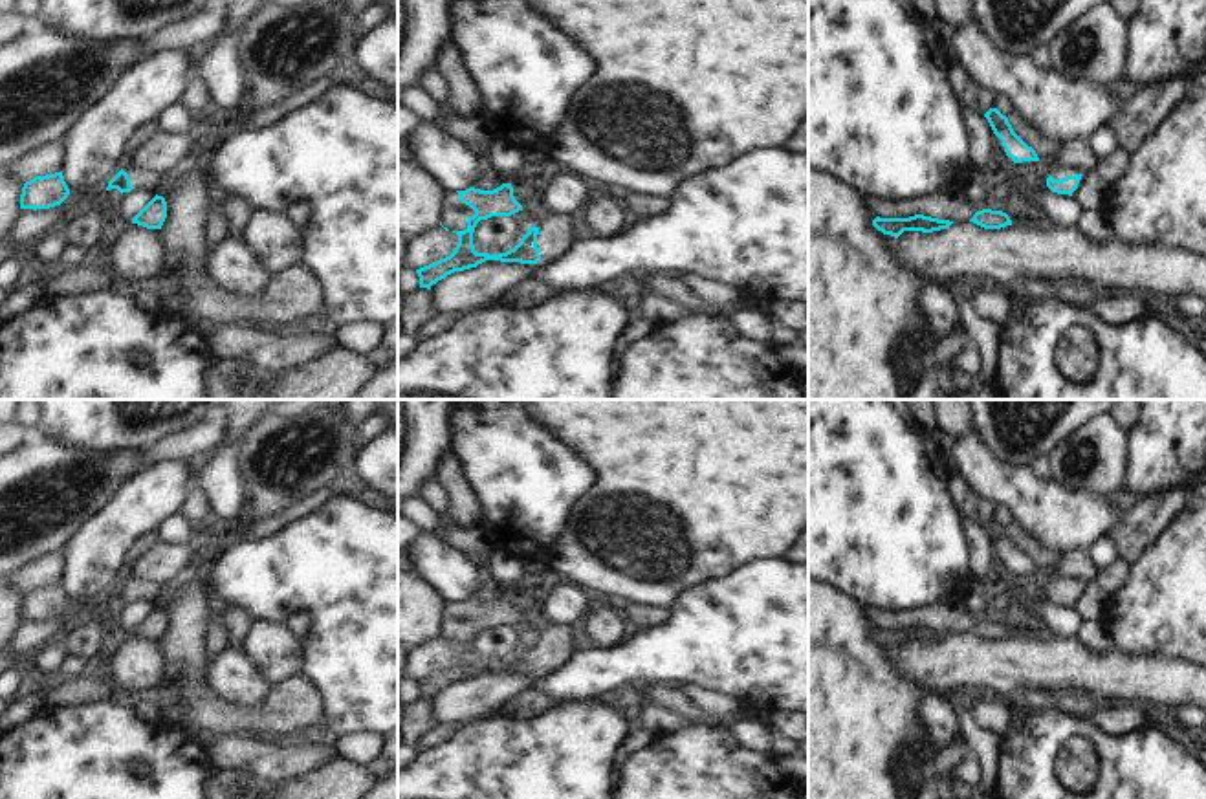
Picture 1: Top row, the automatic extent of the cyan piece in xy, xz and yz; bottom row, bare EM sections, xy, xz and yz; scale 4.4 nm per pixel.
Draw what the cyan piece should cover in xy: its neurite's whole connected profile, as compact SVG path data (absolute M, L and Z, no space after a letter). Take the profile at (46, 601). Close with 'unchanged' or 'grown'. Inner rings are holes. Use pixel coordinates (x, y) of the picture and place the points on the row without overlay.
M62 583L35 586L22 597L20 619L49 619L60 616L68 605Z; unchanged

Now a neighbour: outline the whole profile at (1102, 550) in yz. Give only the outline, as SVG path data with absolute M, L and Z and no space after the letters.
M1103 533L1098 539L1094 539L1087 552L1091 555L1091 561L1098 566L1098 570L1105 568L1120 555L1118 546L1109 537L1109 533Z

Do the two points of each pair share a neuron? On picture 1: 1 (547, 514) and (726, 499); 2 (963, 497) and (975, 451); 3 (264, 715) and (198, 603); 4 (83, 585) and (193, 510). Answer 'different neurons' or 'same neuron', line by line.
1: different neurons
2: different neurons
3: same neuron
4: different neurons

